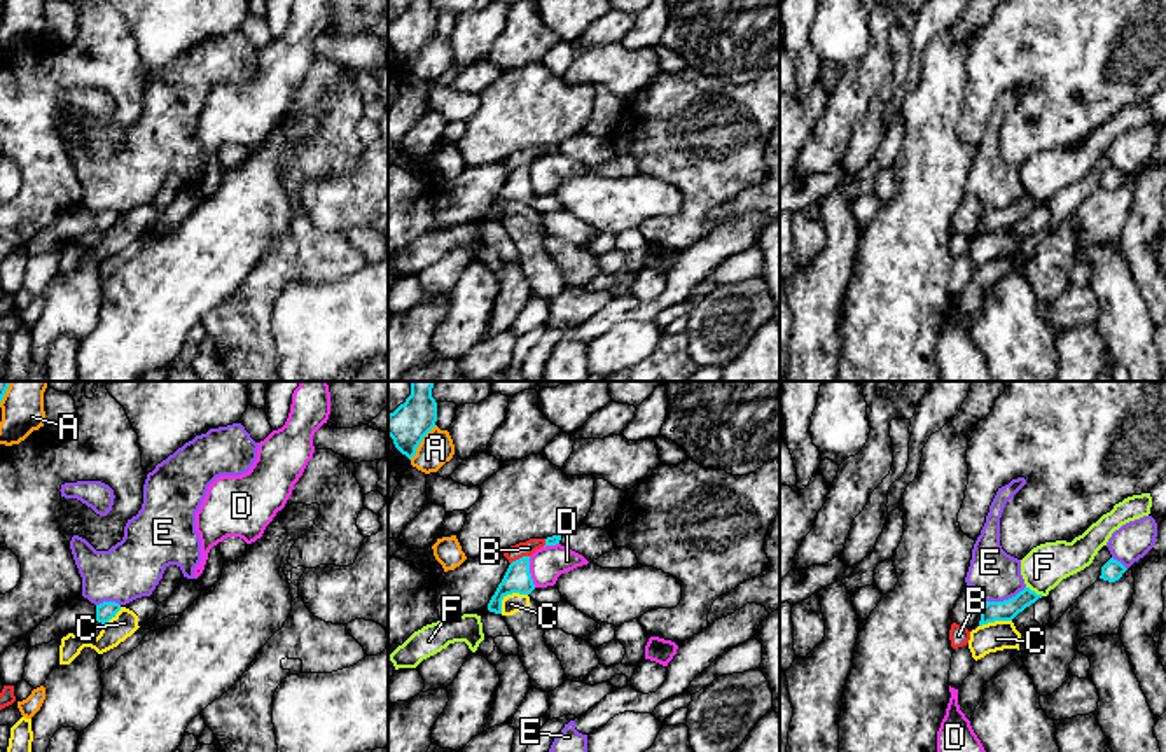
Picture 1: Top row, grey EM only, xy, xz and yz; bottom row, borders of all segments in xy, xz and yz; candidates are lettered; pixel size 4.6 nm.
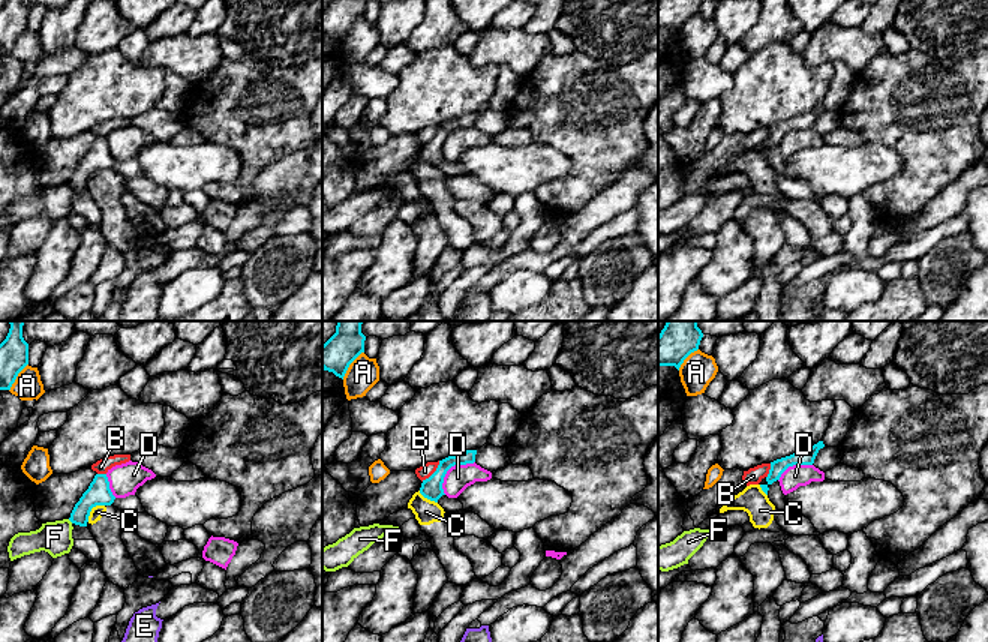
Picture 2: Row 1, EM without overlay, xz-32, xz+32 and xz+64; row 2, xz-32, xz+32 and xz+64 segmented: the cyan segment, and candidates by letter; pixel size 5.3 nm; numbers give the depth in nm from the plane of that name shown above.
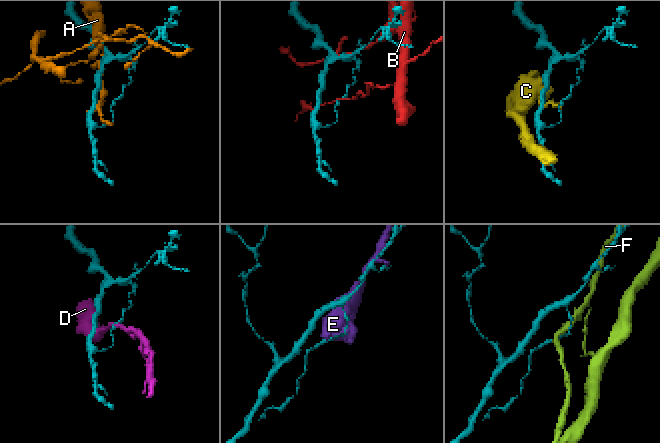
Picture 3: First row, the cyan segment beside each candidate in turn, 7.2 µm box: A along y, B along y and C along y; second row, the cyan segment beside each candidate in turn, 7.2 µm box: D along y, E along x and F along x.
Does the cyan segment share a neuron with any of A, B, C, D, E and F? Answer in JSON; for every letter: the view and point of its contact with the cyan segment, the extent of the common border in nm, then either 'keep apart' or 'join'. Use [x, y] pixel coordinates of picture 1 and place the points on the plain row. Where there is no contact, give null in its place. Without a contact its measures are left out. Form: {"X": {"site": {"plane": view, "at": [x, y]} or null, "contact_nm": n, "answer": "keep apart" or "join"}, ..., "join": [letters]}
{"A": {"site": {"plane": "xz", "at": [420, 49]}, "contact_nm": 200, "answer": "keep apart"}, "B": {"site": {"plane": "xz", "at": [520, 167]}, "contact_nm": 100, "answer": "keep apart"}, "C": {"site": {"plane": "xz", "at": [507, 201]}, "contact_nm": 160, "answer": "keep apart"}, "D": {"site": {"plane": "xz", "at": [528, 181]}, "contact_nm": 150, "answer": "keep apart"}, "E": {"site": {"plane": "yz", "at": [1006, 208]}, "contact_nm": 200, "answer": "keep apart"}, "F": {"site": {"plane": "yz", "at": [1034, 200]}, "contact_nm": 90, "answer": "keep apart"}, "join": []}

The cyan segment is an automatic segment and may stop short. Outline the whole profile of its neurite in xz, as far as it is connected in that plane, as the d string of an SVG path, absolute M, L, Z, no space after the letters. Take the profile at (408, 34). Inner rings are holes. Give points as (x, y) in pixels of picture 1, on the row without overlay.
M411 0L406 10L388 23L388 44L395 56L411 68L435 30L437 10L432 0Z

